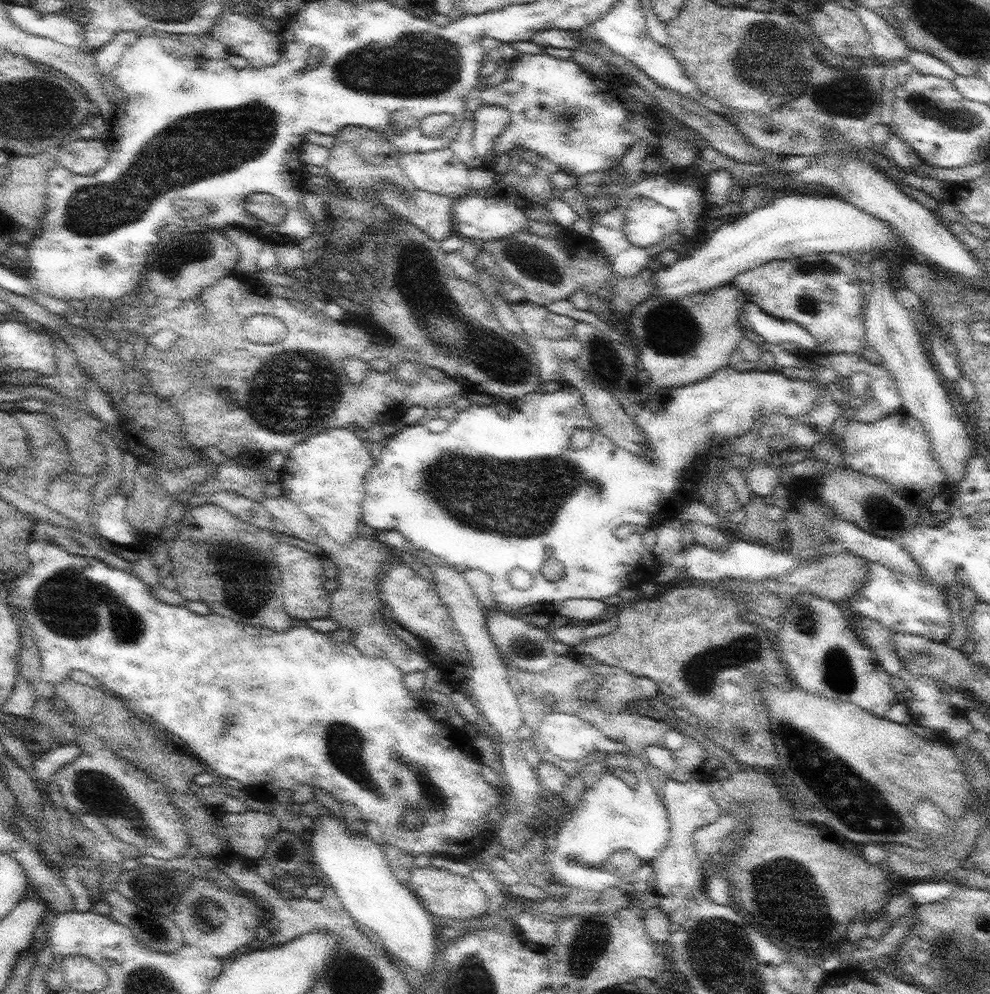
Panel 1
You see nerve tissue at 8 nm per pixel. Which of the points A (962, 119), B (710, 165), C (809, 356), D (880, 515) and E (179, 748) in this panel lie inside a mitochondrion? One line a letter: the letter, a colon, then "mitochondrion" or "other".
A: mitochondrion
B: other
C: other
D: mitochondrion
E: other

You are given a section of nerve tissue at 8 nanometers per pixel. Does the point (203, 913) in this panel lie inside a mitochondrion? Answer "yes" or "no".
yes

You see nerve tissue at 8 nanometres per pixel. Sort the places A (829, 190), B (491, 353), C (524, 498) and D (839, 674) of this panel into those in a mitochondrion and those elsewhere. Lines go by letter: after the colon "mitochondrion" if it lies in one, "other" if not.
A: other
B: mitochondrion
C: mitochondrion
D: mitochondrion

